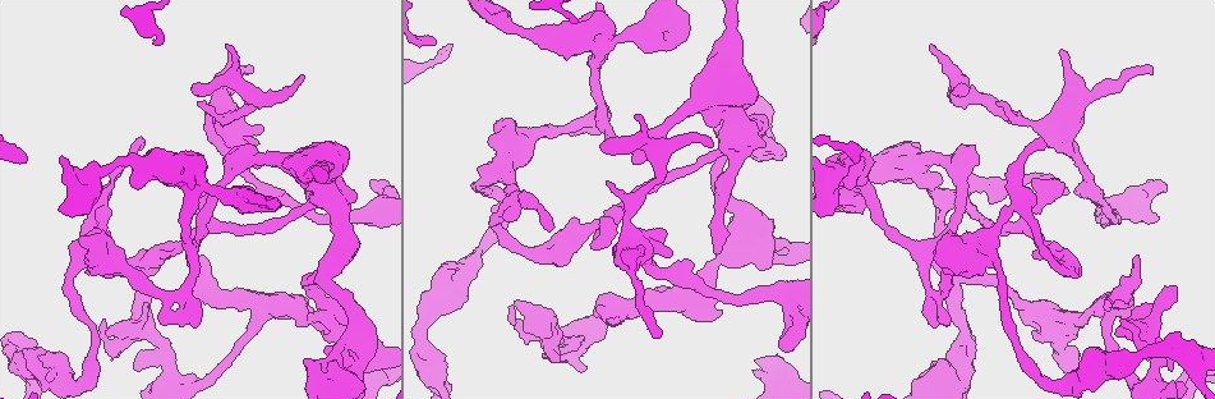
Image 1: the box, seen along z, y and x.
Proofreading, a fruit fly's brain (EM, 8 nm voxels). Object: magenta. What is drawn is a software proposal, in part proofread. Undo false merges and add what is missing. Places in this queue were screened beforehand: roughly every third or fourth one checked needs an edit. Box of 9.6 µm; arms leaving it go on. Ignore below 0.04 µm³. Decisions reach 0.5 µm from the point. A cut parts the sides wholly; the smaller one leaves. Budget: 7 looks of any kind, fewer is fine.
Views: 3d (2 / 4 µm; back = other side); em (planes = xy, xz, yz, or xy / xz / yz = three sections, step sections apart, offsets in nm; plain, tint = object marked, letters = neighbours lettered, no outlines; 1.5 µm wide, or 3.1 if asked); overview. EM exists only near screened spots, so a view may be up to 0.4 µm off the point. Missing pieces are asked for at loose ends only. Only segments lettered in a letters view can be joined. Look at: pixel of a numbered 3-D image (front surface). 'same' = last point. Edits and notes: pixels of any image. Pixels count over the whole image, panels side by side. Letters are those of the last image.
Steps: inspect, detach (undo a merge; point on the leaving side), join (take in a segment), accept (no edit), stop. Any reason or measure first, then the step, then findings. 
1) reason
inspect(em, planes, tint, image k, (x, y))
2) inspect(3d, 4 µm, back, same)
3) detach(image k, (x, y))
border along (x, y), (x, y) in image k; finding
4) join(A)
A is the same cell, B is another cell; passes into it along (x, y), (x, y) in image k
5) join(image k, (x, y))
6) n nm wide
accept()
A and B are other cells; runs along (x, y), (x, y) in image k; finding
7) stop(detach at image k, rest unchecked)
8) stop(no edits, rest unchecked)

free end
inspect(3d, 2 µm, image 1, (227, 45))

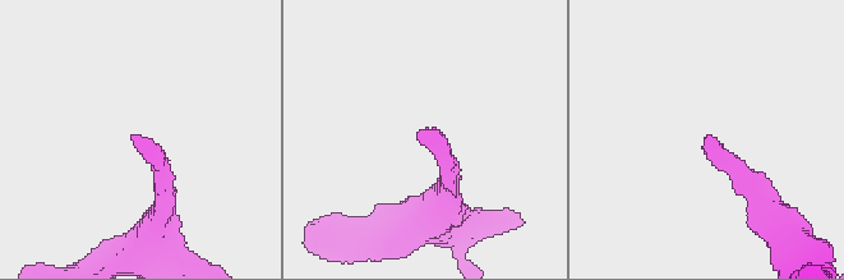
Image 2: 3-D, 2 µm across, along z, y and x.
inspect(em, planes, letters, image 2, (136, 134))

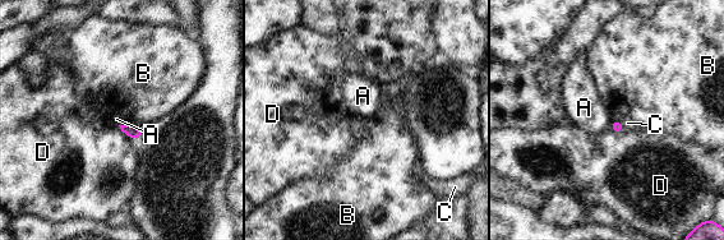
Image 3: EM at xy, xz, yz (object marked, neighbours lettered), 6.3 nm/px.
accept()
A, B, C and D are other cells; border along (129, 121), (119, 125) in image 3; none of them fits

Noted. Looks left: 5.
abrupt turn
inspect(em, yz, step 8, tint, image 1, (1122, 291))

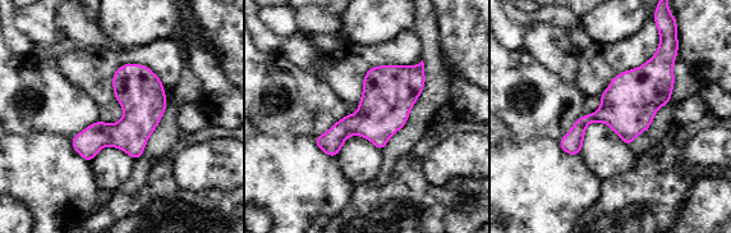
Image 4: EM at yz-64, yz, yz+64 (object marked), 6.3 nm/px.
another direction
inspect(em, planes, letters, same)

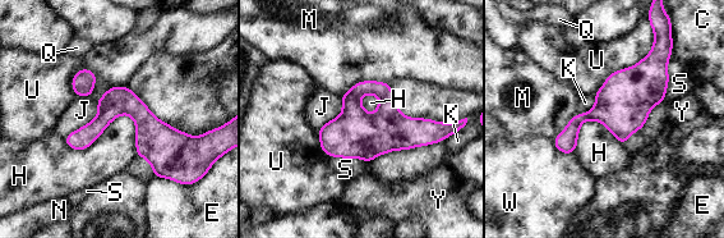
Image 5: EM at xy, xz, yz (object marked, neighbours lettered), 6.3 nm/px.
180 nm wide
accept()
C, E, H, J, K, M, N, Q, S, U, W and Y are other cells; border along (137, 126), (63, 141) in image 5; one cell here

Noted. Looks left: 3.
free end
inspect(3d, 2 µm, image 1, (782, 349))

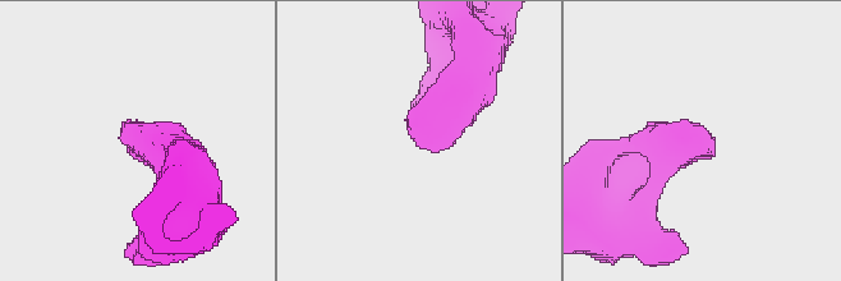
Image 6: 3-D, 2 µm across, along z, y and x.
inspect(em, planes, letters, image 6, (421, 145))

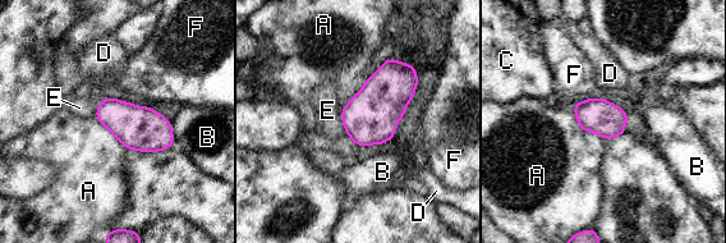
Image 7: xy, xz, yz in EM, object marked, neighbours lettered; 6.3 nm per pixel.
accept()
A, B, C, D, E and F are other cells; border along (571, 108), (578, 125), (605, 141) in image 7; no lettered segment goes on from it

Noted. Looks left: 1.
stop(no edits, rest unchecked)

